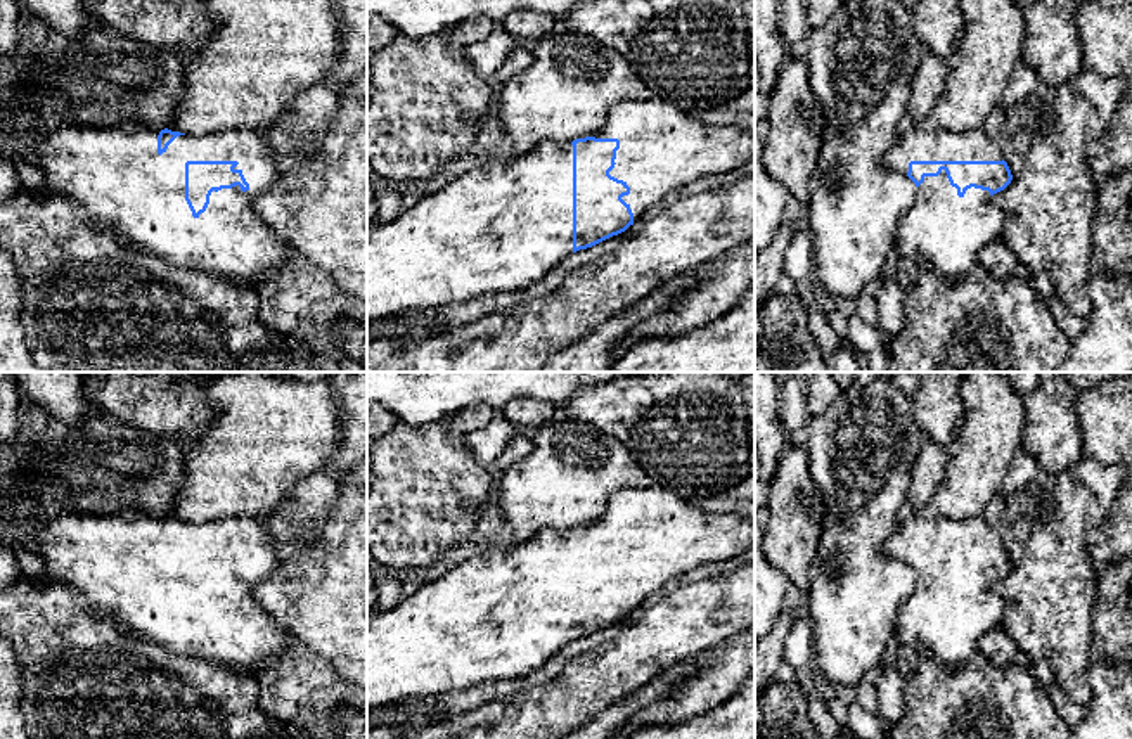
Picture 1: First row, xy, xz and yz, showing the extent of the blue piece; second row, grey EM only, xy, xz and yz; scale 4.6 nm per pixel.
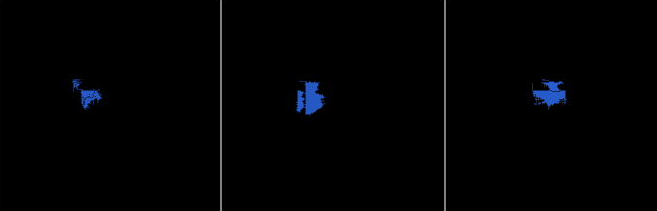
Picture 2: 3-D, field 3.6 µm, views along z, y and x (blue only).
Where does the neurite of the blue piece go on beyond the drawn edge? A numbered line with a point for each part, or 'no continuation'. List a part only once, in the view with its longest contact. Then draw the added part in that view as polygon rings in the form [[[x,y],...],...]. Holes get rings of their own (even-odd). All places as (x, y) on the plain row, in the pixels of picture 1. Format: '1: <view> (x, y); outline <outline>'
1: xy (113, 559); outline [[[121,509],[114,512],[61,512],[57,517],[45,519],[36,530],[33,530],[28,537],[36,543],[38,550],[35,556],[43,562],[43,573],[50,578],[54,585],[66,585],[74,588],[80,595],[87,599],[87,602],[102,616],[107,616],[125,627],[128,632],[147,639],[151,642],[159,644],[161,647],[173,651],[177,654],[185,656],[201,656],[203,659],[225,663],[230,668],[244,670],[254,673],[260,666],[263,666],[267,661],[270,661],[273,656],[279,656],[286,647],[293,646],[291,635],[277,625],[272,616],[260,606],[260,602],[254,599],[253,592],[254,588],[268,580],[277,566],[282,562],[279,559],[277,550],[277,540],[268,533],[265,524],[260,519],[254,517],[223,517],[216,521],[206,521],[203,524],[192,524],[192,523],[180,523],[177,524],[168,537],[159,543],[158,542],[158,523],[161,517],[154,517],[144,512],[137,512],[133,509]],[[187,549],[237,549],[239,552],[234,557],[241,557],[246,569],[249,571],[249,576],[246,580],[241,578],[239,573],[232,576],[222,576],[218,580],[211,580],[209,592],[204,601],[201,601],[197,606],[192,604],[192,599],[185,588],[185,550]]]

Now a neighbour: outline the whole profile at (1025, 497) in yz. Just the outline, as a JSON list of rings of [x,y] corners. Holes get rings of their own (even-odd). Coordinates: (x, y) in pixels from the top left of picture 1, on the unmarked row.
[[[1018,452],[983,512],[1013,564],[1021,561],[1032,528],[1052,516],[1052,490],[1054,474],[1045,472],[1026,452]]]

